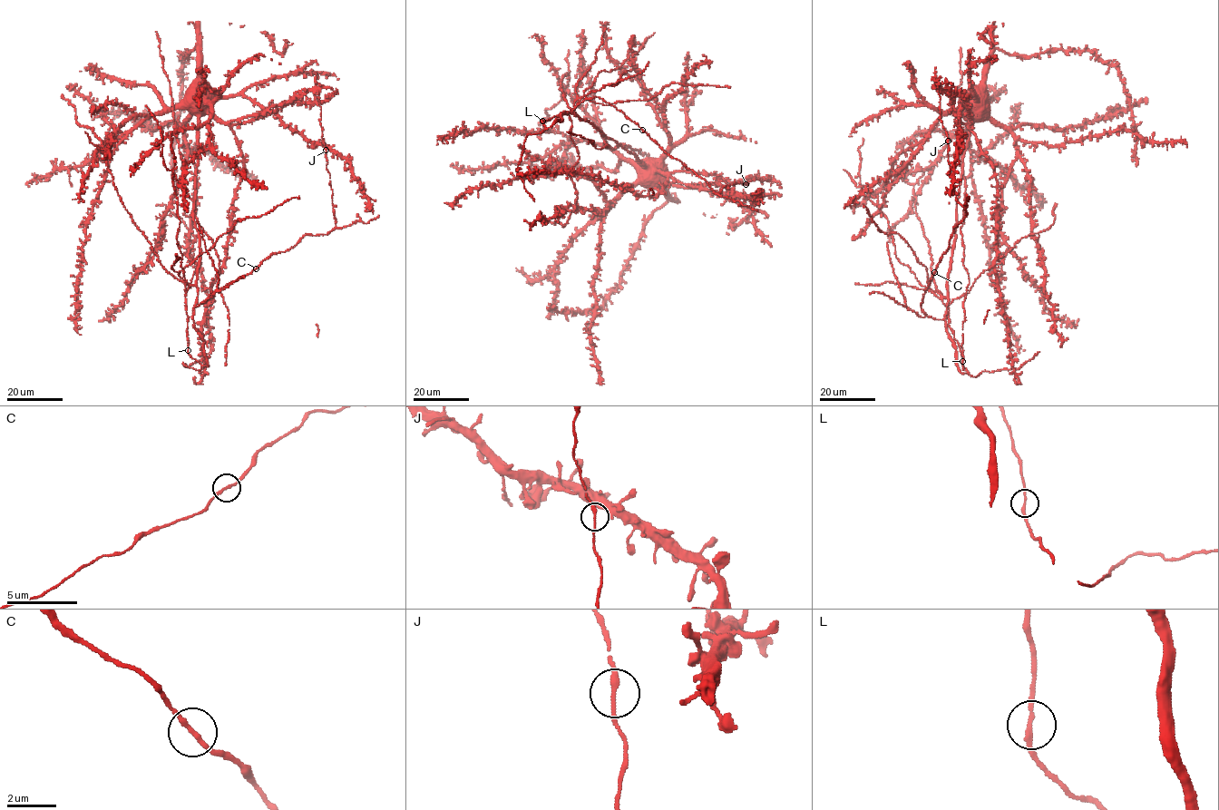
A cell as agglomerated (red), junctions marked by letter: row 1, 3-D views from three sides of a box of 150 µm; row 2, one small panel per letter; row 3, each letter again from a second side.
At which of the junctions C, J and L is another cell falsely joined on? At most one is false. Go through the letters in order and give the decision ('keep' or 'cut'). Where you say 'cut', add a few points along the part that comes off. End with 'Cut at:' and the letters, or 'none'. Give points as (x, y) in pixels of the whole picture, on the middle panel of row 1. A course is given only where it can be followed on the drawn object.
C: keep
J: keep
L: keep
Cut at: none

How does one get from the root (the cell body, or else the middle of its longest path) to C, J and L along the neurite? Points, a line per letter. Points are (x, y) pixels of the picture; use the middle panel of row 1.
C: (652, 161), (647, 158), (646, 165), (639, 163), (635, 155), (571, 112), (585, 99), (599, 97), (642, 130)
J: (652, 161), (665, 173), (766, 180), (746, 184)
L: (652, 161), (639, 163), (571, 112), (549, 128), (542, 121)

